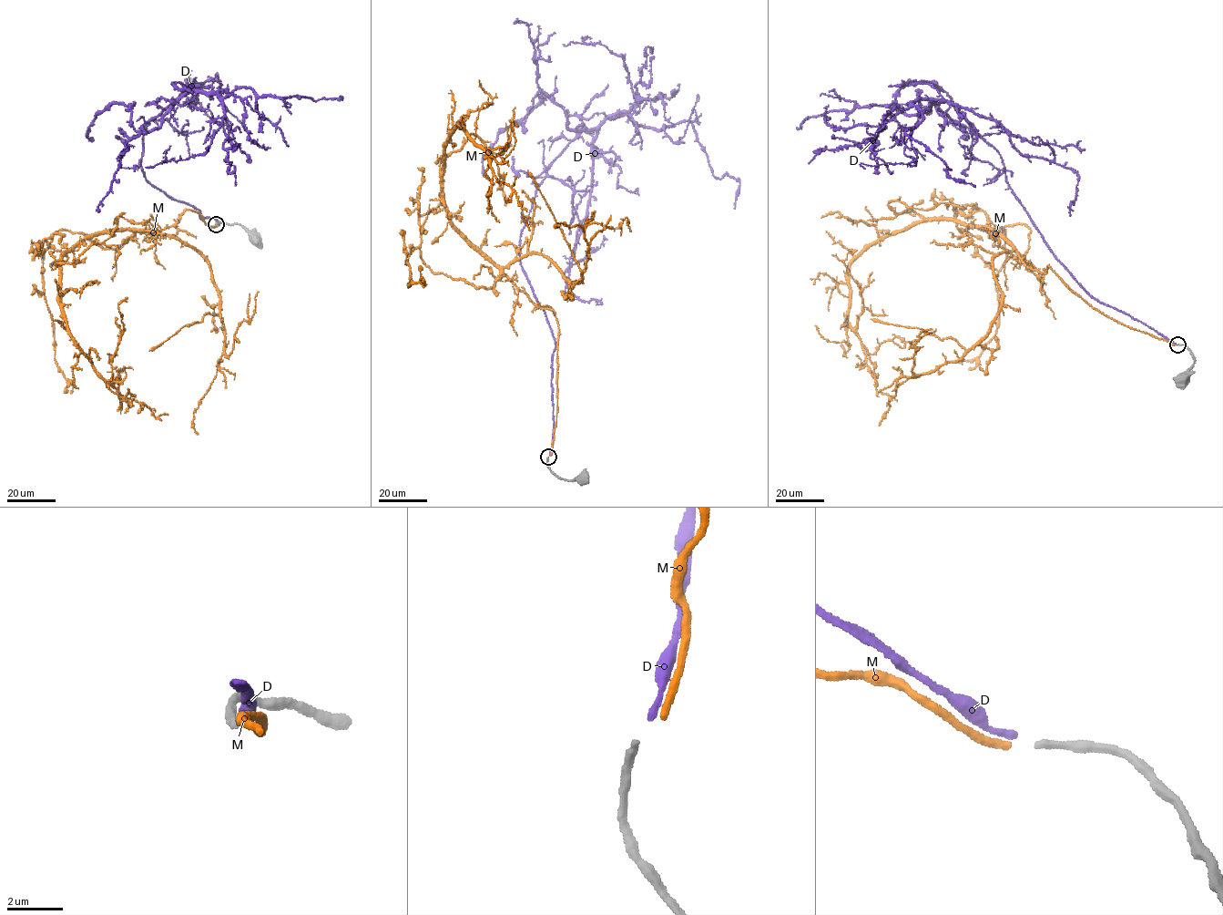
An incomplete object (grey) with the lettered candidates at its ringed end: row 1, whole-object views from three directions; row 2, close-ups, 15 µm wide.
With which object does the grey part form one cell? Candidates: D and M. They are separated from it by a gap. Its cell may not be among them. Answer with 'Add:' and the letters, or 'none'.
Add: D

